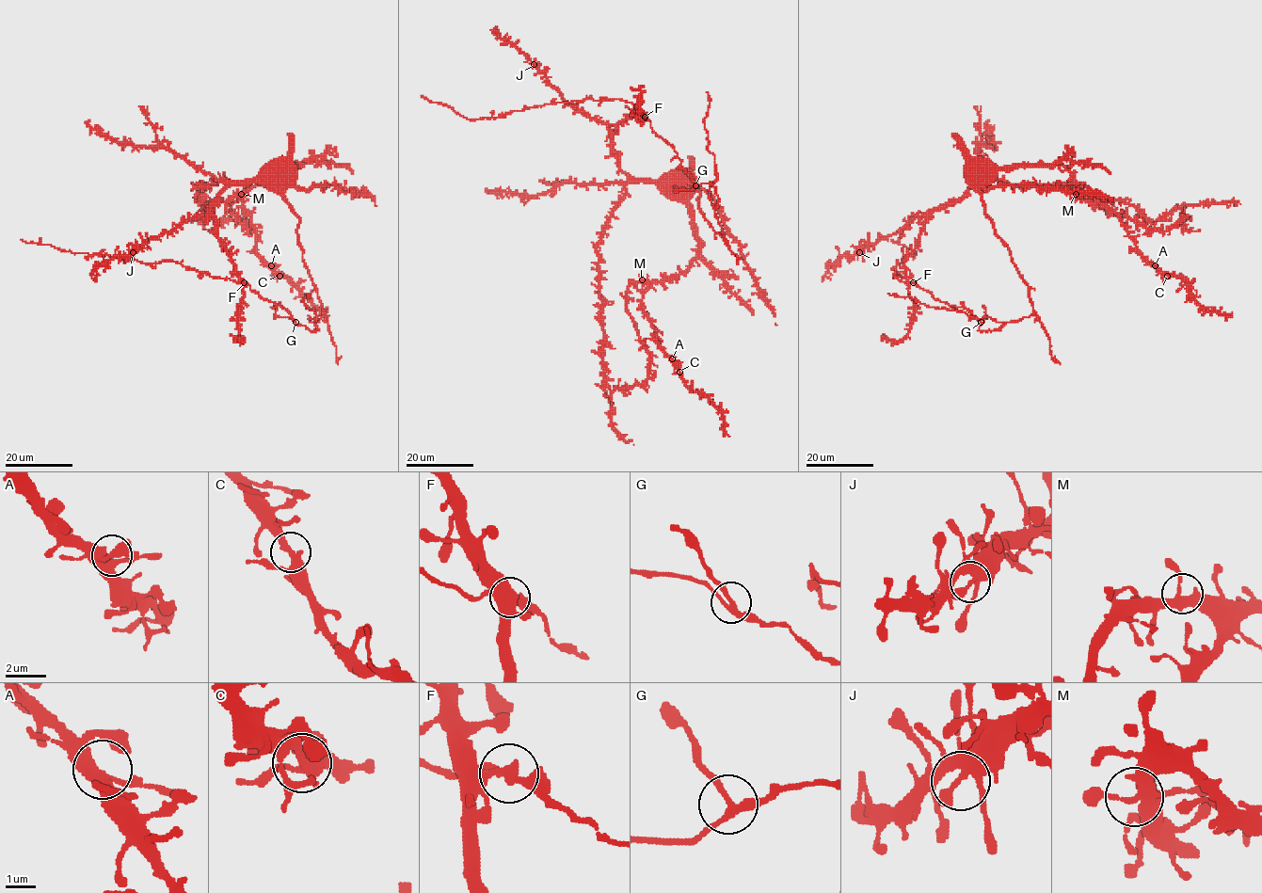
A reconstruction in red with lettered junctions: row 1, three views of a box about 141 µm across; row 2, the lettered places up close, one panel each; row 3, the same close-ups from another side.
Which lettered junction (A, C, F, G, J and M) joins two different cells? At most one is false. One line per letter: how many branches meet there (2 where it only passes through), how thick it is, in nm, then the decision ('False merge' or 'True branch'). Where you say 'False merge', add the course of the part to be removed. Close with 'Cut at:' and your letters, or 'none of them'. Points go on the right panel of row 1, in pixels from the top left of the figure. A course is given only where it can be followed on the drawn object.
A: Branches: 3. Thickness 400 nm. True branch
C: Branches: 3. Thickness 340 nm. True branch
F: Branches: 3. Thickness 260 nm. True branch
G: Branches: 3. Thickness 240 nm. True branch
J: Branches: 3. Thickness 300 nm. True branch
M: Branches: 3. Thickness 320 nm. True branch
Cut at: none of them

